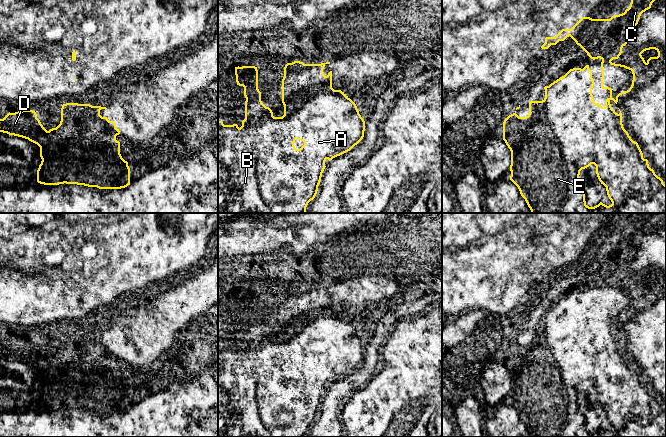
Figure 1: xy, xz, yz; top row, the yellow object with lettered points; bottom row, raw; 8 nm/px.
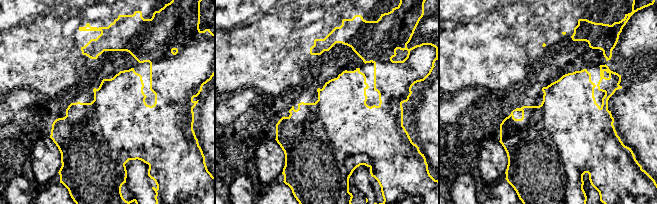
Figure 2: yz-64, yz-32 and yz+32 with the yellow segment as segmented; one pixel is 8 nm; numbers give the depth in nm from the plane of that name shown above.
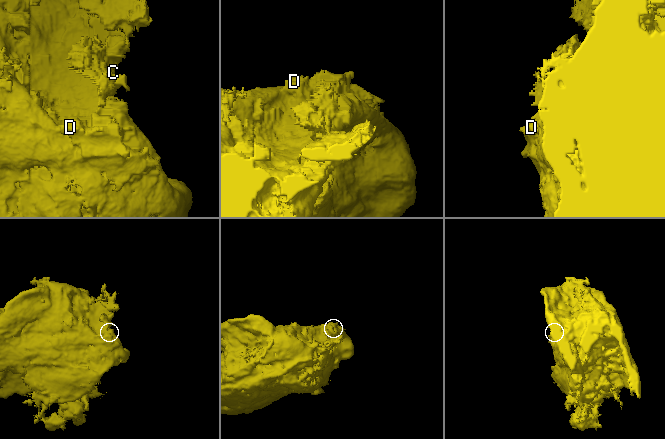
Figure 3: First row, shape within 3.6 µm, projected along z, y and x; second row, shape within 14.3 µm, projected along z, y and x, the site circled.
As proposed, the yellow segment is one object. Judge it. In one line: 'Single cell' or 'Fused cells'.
Single cell

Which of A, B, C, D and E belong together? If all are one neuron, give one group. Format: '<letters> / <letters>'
A B C D E

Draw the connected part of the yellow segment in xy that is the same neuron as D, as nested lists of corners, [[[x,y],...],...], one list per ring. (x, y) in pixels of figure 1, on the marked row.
[[[66,103],[62,105],[61,108],[61,121],[56,128],[52,128],[47,131],[40,120],[37,118],[37,114],[33,110],[22,110],[15,113],[8,113],[3,119],[0,119],[0,132],[7,133],[9,135],[14,135],[28,139],[29,141],[37,144],[40,147],[40,157],[42,159],[41,164],[37,170],[37,182],[44,185],[59,185],[59,184],[77,184],[84,185],[88,187],[97,187],[99,189],[121,189],[130,185],[130,168],[128,162],[125,161],[120,154],[120,142],[116,140],[116,136],[120,134],[119,129],[116,128],[116,123],[114,121],[109,121],[107,117],[102,117],[100,115],[101,109],[107,109],[101,106],[92,106],[90,104],[78,104],[78,103]]]

